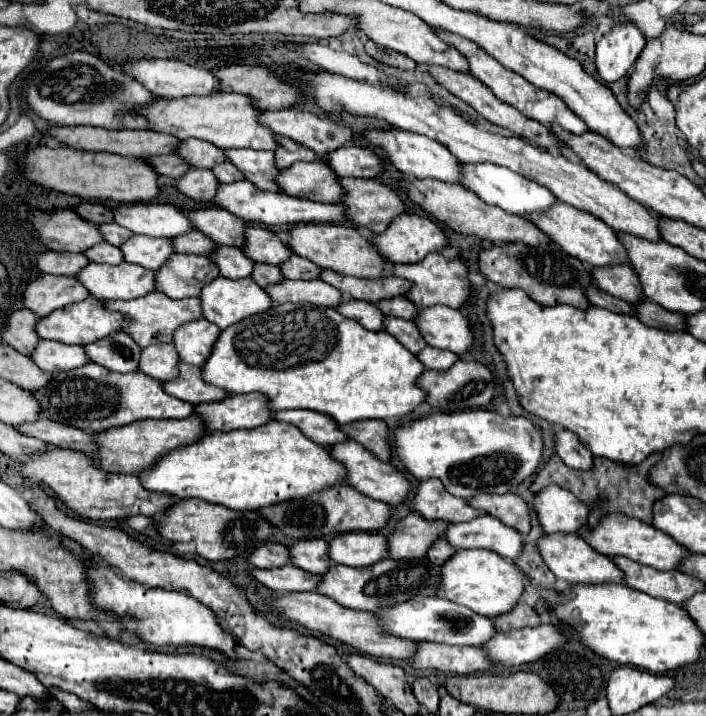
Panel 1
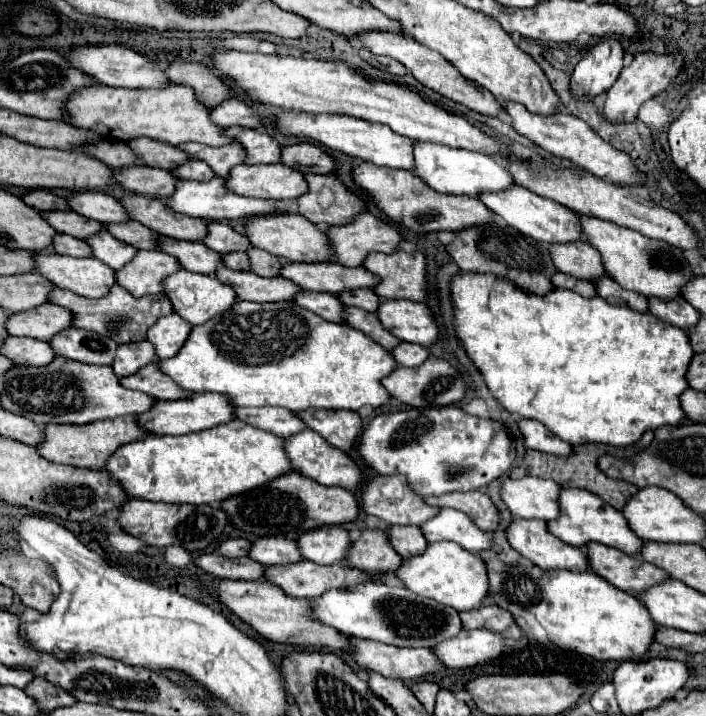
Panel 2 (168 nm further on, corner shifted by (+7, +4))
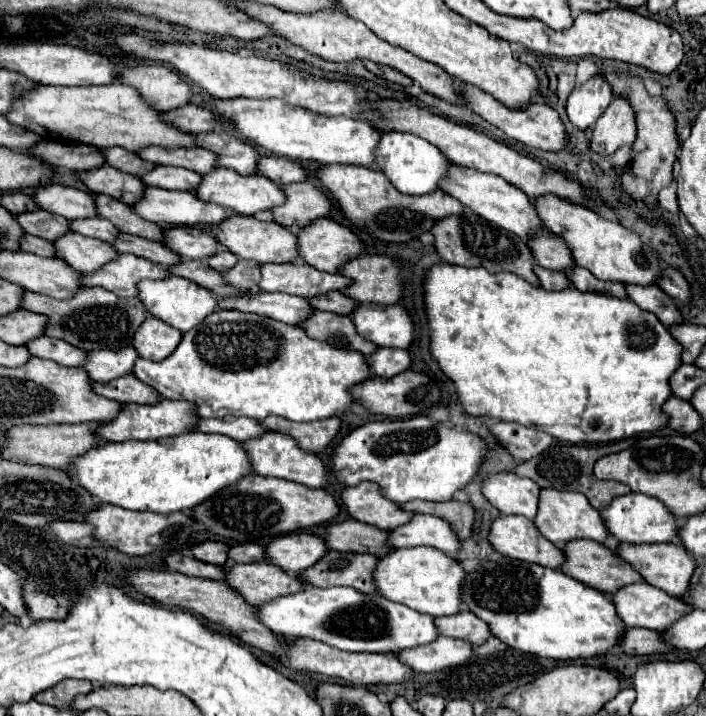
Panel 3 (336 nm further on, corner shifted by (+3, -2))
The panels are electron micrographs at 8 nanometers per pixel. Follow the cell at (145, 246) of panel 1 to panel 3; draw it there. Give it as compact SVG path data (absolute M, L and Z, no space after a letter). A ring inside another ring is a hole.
M70 232L70 236L62 236L62 240L54 240L54 244L58 248L58 258L66 260L72 268L86 274L98 272L108 262L118 258L114 246L106 244L104 240L96 240L74 232Z

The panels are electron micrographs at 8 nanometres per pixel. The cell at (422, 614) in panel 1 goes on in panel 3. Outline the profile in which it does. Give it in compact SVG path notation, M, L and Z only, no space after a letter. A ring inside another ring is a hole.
M306 588L306 592L298 592L298 596L284 596L282 600L272 600L270 604L262 604L256 608L262 624L272 628L276 634L286 638L312 638L348 652L400 652L406 648L416 648L422 644L430 644L440 636L438 626L434 624L434 616L416 612L404 604L392 602L382 594L362 594L356 588Z

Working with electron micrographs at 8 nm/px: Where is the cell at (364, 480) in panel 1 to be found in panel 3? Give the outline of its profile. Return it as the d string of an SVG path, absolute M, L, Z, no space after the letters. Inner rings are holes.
M268 432L260 438L248 440L244 444L244 448L250 452L250 460L254 464L254 472L260 476L274 476L274 478L284 478L284 480L292 480L310 488L326 488L328 486L328 470L324 466L324 462L316 456L310 454L306 450L302 450L298 446L298 442L288 436L288 434L280 434L280 432Z

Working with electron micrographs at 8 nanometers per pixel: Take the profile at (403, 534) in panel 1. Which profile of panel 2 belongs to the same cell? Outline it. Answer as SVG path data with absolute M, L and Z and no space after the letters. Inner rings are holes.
M364 530L362 536L352 542L344 562L350 568L366 570L366 574L396 572L402 558L394 554L384 530Z

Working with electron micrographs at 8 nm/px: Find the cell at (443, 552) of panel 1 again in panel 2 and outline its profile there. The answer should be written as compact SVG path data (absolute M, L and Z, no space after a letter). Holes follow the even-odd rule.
M388 526L388 540L402 558L420 554L428 544L418 526Z

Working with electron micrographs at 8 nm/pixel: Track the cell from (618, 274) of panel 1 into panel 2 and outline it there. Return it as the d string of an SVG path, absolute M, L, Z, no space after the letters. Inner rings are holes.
M588 242L550 246L550 254L554 258L554 266L558 266L560 272L580 280L596 280L606 274L598 250L594 250Z

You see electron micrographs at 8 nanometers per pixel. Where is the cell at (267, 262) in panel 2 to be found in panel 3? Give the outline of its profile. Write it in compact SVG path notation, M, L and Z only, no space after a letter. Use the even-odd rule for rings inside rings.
M238 260L238 264L230 268L230 272L226 272L224 276L226 276L226 282L244 290L256 290L262 278L260 264L256 264L254 260Z

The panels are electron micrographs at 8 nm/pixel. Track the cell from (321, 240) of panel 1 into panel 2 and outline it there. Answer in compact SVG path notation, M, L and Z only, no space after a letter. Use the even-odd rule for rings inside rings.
M270 214L270 216L254 216L246 222L244 234L248 236L254 248L266 250L278 258L286 258L290 262L326 262L330 260L330 244L322 230L318 230L312 222L302 218L300 214Z

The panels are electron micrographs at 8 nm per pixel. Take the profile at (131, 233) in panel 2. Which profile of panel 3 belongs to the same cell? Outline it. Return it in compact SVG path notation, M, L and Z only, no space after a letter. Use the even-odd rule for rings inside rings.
M106 218L78 220L78 222L74 220L74 222L70 222L70 230L72 230L72 232L80 232L80 234L90 236L90 238L98 238L98 240L110 242L110 244L120 236L118 228L114 228L114 226L110 224L110 220L106 220Z

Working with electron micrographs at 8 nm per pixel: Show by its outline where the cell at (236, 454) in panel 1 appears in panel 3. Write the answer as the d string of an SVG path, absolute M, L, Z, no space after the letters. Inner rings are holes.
M188 432L174 438L162 438L154 442L104 442L96 450L86 452L78 458L68 470L70 476L74 474L80 484L96 496L100 502L116 504L126 510L150 510L160 514L172 514L180 510L192 510L198 504L206 502L216 492L240 482L244 476L252 474L252 462L250 454L246 452L244 444L238 440L232 440L230 436L218 436L218 434L204 434L204 432Z

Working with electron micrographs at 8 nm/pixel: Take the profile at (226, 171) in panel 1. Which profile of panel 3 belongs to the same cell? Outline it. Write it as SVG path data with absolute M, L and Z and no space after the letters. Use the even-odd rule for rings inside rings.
M158 166L146 176L142 176L142 182L148 186L160 186L168 190L196 190L202 182L202 176L198 172L186 170L186 168L174 168L174 166Z

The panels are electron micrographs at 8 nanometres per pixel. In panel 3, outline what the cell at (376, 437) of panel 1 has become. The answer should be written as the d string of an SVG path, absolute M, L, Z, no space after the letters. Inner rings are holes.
M270 416L262 422L266 428L282 432L282 434L290 434L298 440L298 444L306 450L306 452L324 452L330 442L338 436L340 432L340 418L332 416L326 420L312 420L312 422L302 422L302 424L294 424L286 418L276 418Z

